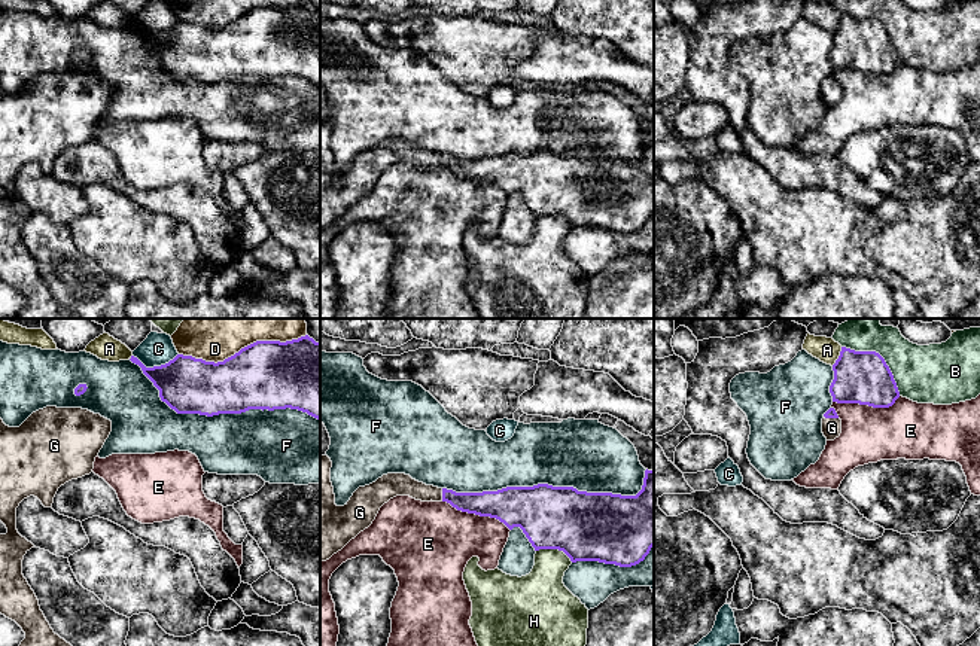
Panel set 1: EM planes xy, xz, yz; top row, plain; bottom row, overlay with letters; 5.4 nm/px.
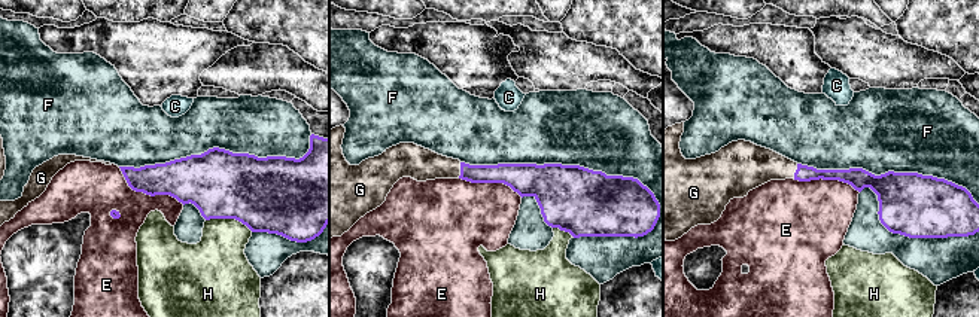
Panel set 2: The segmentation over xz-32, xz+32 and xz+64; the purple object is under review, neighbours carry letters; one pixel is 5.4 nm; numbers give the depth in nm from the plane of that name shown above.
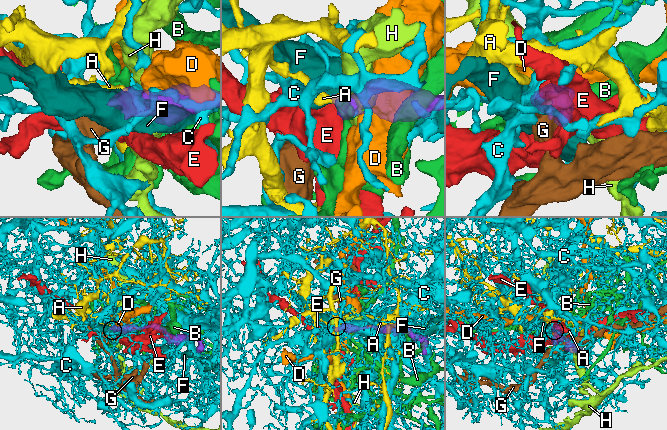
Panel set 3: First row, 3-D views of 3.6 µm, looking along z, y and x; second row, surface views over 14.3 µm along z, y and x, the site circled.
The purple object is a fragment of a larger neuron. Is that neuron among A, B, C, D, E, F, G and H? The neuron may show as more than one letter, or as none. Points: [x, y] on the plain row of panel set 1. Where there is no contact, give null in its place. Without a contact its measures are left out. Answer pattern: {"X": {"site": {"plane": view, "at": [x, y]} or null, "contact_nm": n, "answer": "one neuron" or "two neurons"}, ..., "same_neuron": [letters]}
{"A": {"site": {"plane": "yz", "at": [839, 23]}, "contact_nm": 120, "answer": "two neurons"}, "B": {"site": {"plane": "yz", "at": [880, 23]}, "contact_nm": 420, "answer": "two neurons"}, "C": {"site": {"plane": "xy", "at": [155, 33]}, "contact_nm": 240, "answer": "two neurons"}, "D": {"site": {"plane": "xy", "at": [242, 15]}, "contact_nm": 700, "answer": "two neurons"}, "E": {"site": {"plane": "xz", "at": [475, 180]}, "contact_nm": 400, "answer": "two neurons"}, "F": {"site": {"plane": "xz", "at": [551, 152]}, "contact_nm": 1100, "answer": "two neurons"}, "G": {"site": {"plane": "xz", "at": [443, 161]}, "contact_nm": 60, "answer": "one neuron"}, "H": {"site": {"plane": "xz", "at": [554, 215]}, "contact_nm": 220, "answer": "two neurons"}, "same_neuron": ["G"]}

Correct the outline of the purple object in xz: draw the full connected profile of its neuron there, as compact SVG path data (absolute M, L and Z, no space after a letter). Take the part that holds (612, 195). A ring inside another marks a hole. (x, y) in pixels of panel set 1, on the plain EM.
M320 124L320 228L329 226L375 186L380 174L396 162L421 168L447 168L462 179L496 185L509 196L520 194L535 217L559 216L572 229L599 228L631 234L645 226L654 213L654 137L645 137L642 156L636 162L587 159L573 153L506 153L497 158L456 159L426 152L405 140L387 140L375 149L359 153L344 173L335 171L331 149L332 128Z

